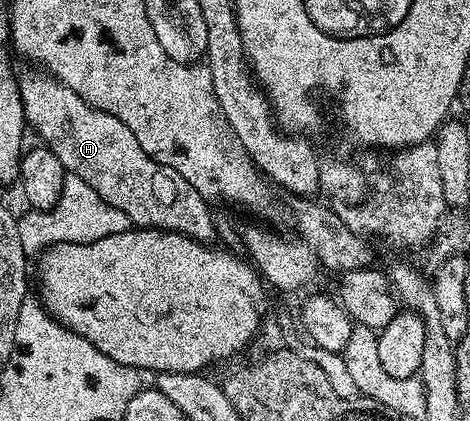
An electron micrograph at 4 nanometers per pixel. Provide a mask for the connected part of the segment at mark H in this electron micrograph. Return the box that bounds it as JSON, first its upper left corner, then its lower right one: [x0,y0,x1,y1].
[18,70,216,245]

